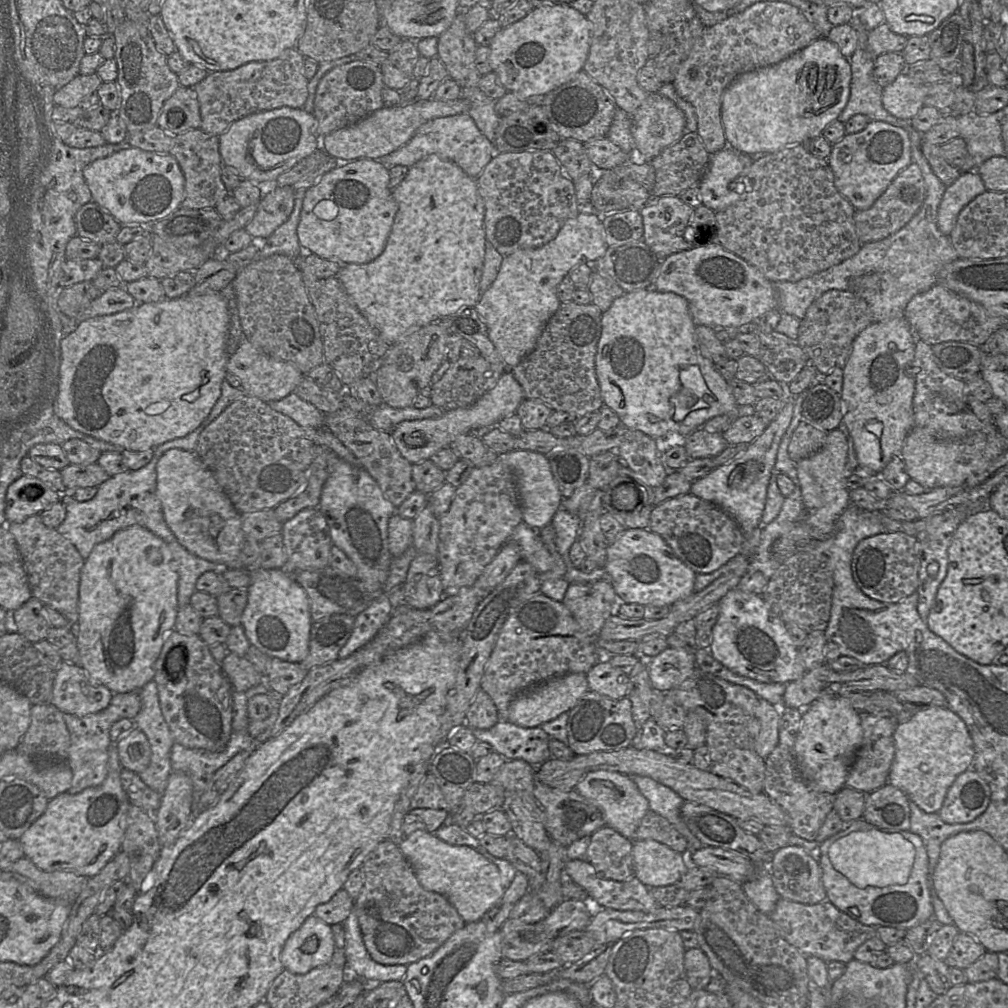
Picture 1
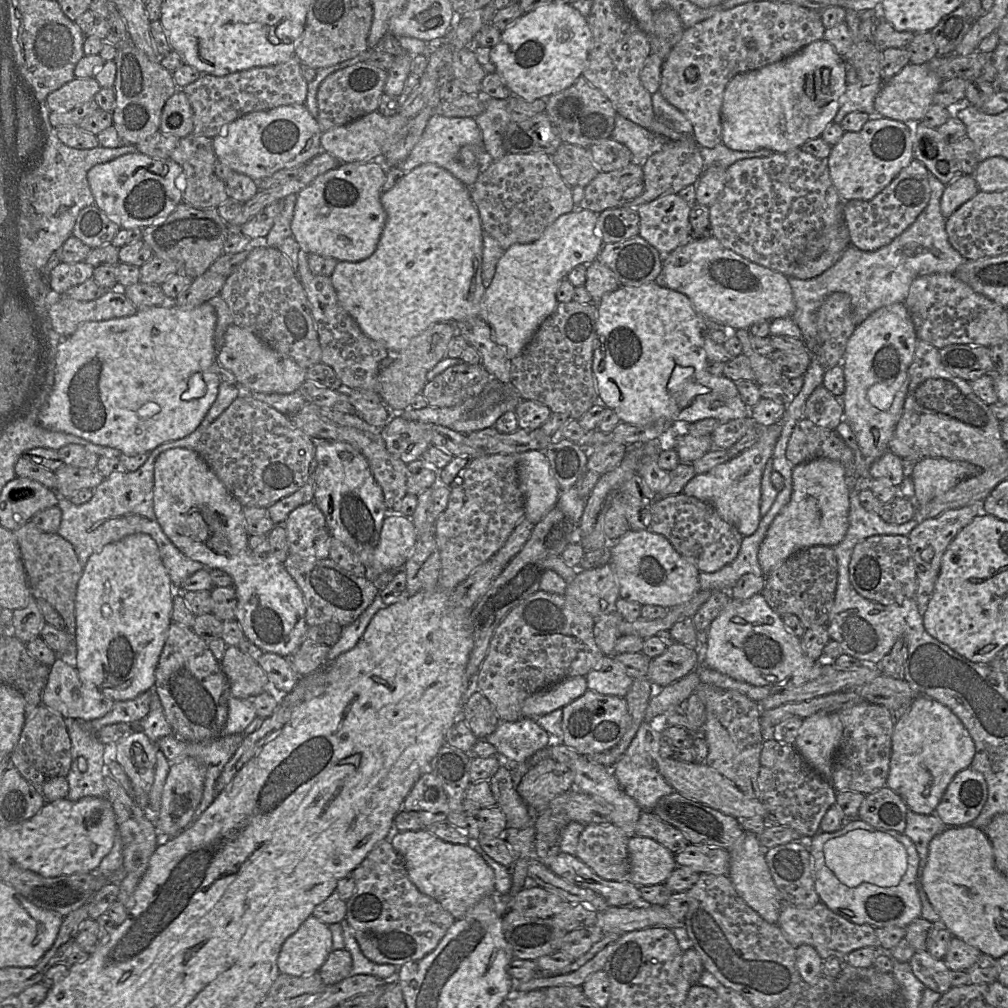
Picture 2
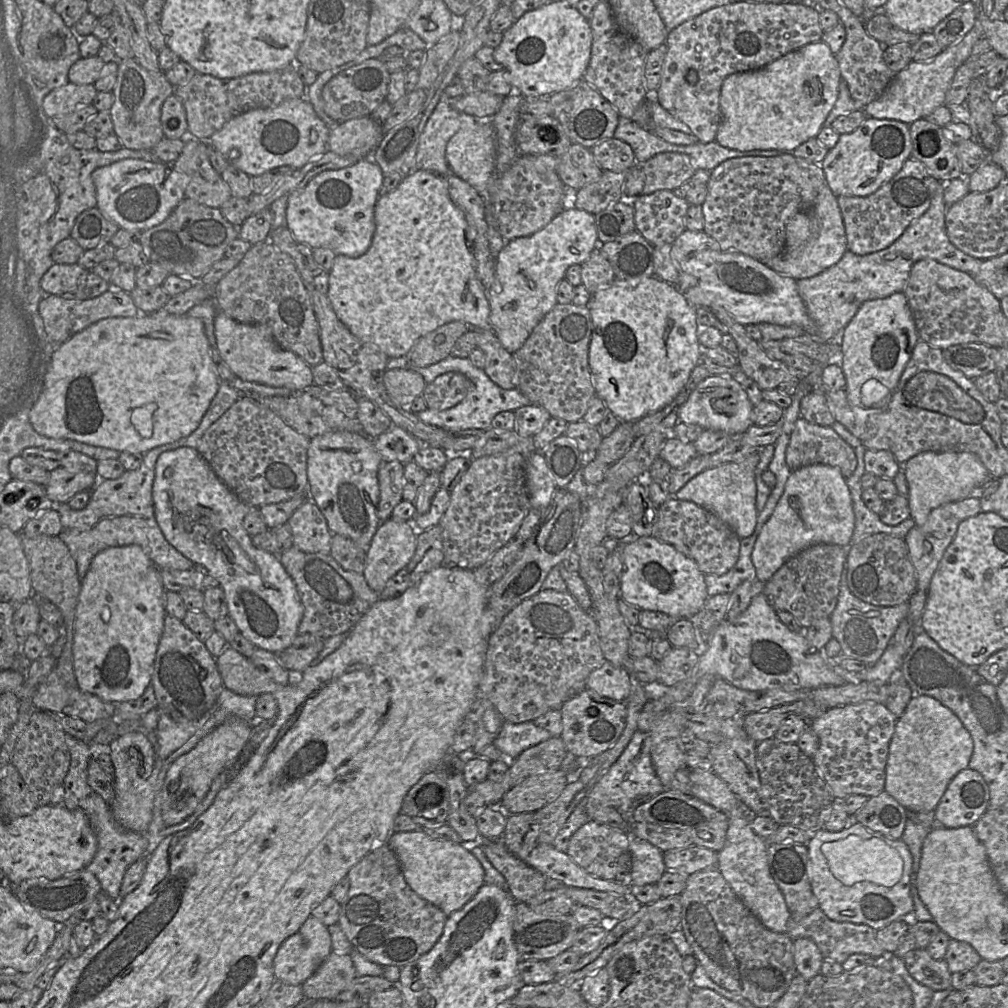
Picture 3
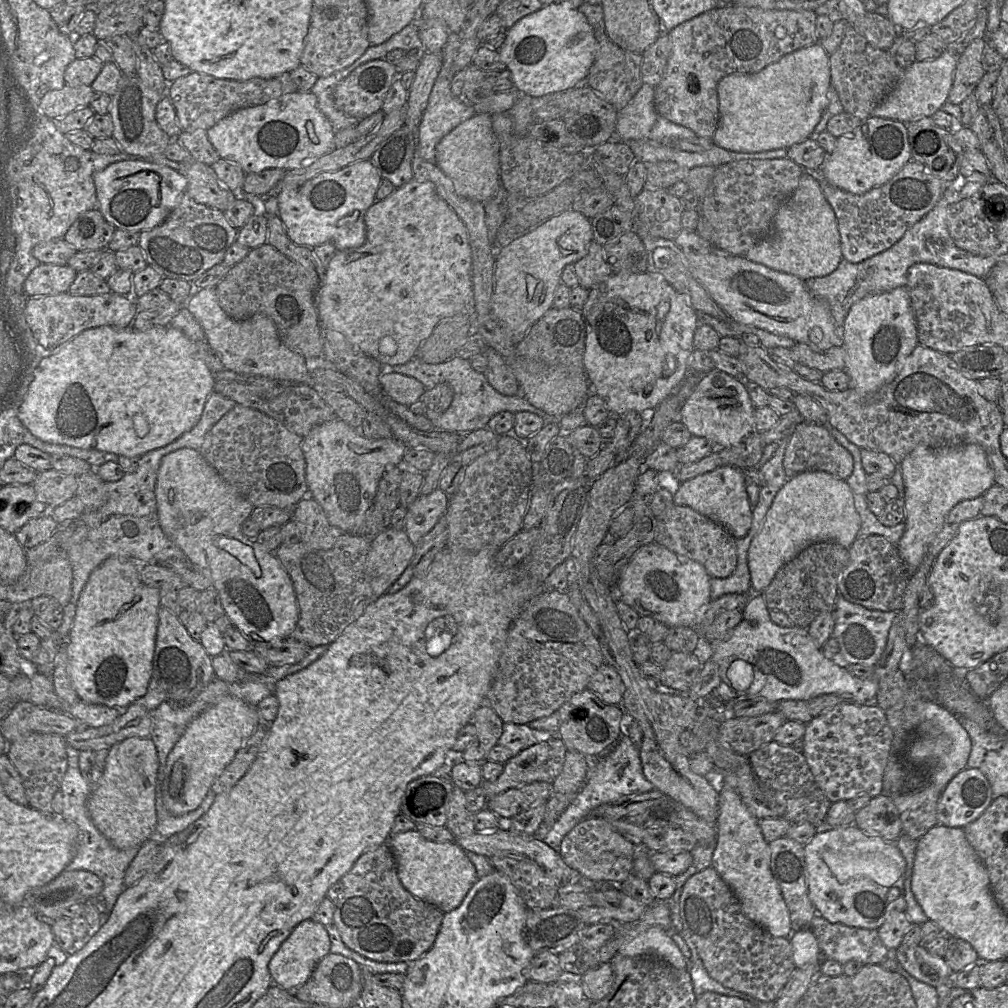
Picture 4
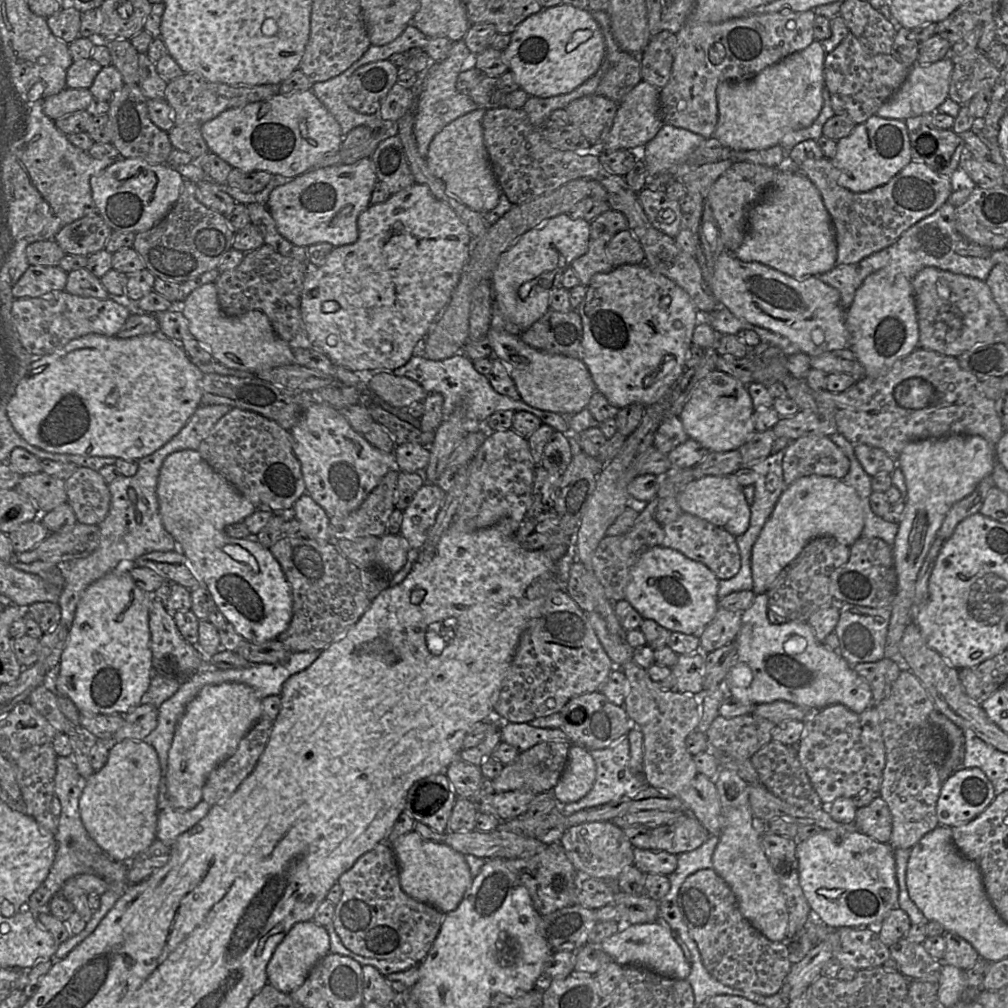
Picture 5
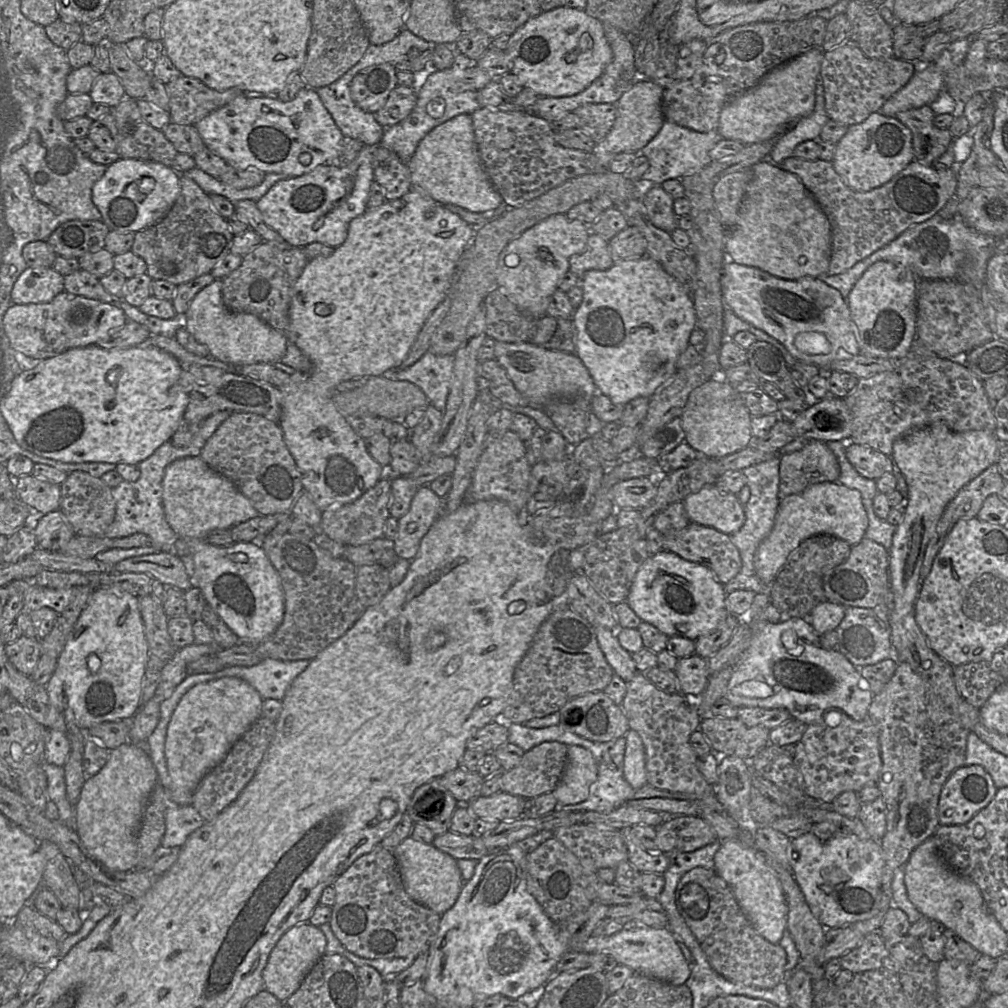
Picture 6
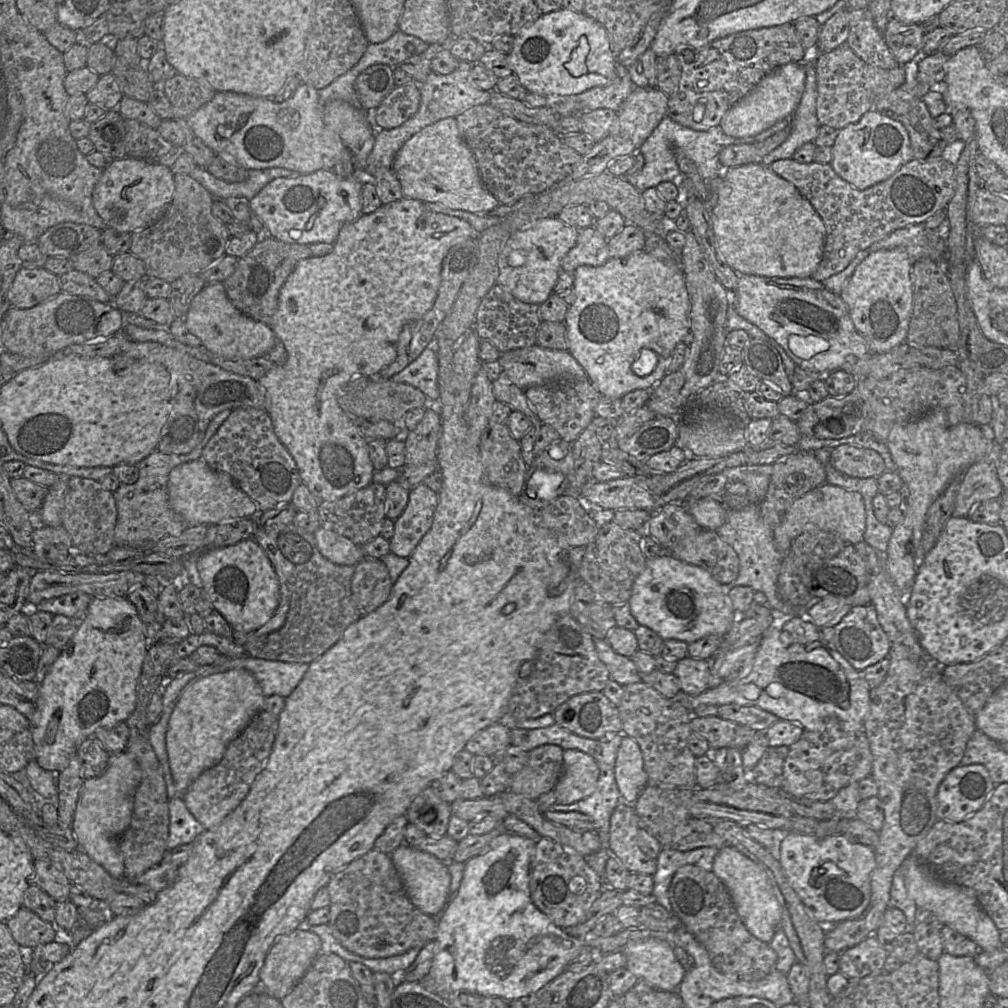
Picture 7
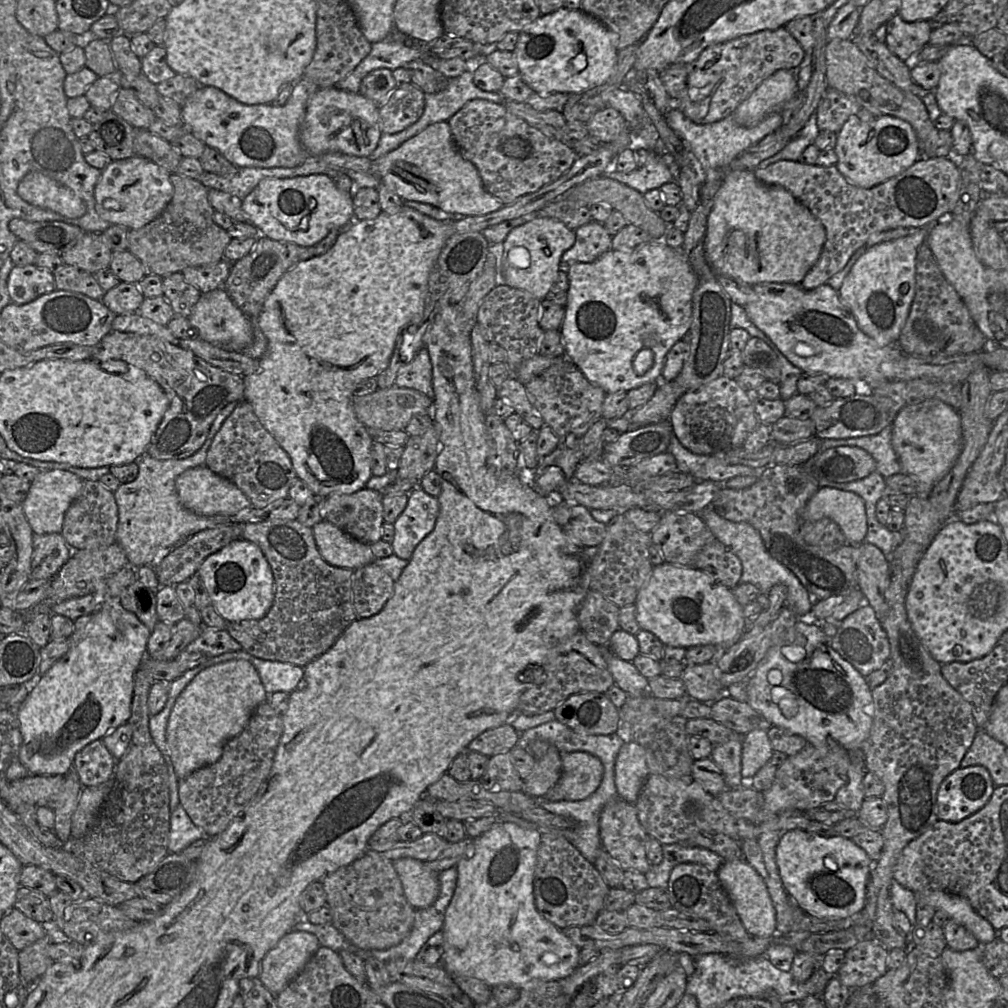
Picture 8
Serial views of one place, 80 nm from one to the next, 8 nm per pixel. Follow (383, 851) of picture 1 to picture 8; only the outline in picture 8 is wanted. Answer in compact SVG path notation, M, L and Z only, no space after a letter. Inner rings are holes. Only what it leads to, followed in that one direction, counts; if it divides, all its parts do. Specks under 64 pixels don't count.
M368 849L362 857L325 876L321 883L331 910L331 923L354 945L368 950L385 950L399 944L409 934L416 909L407 901L392 861L382 853Z

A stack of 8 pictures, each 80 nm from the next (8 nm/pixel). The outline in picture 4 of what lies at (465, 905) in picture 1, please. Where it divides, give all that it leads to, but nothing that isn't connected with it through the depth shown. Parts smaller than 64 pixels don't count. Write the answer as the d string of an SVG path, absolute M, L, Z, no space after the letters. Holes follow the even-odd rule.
M413 829L390 836L388 844L403 887L414 897L435 906L443 913L458 908L478 880L475 866L455 841L434 842Z

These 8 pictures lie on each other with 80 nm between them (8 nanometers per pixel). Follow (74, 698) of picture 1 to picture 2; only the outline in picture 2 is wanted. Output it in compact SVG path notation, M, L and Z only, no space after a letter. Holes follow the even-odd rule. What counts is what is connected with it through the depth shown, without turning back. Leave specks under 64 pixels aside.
M57 658L50 667L47 683L44 687L41 704L57 711L64 718L75 718L77 720L93 720L101 718L109 712L114 700L102 694L95 687L87 687L79 678L75 666Z

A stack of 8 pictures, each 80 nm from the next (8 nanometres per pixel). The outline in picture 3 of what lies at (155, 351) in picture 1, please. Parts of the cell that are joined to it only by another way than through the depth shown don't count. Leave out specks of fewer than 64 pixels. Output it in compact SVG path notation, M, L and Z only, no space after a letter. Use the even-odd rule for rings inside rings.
M163 309L135 317L111 317L91 324L56 348L42 392L29 411L29 420L35 431L45 437L145 454L193 433L220 383L200 318L169 314Z

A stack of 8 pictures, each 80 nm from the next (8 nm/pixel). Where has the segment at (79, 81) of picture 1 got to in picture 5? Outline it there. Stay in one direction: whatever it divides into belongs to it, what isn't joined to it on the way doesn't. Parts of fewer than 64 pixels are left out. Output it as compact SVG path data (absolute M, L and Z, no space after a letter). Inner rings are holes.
M68 88L49 96L44 104L44 113L52 120L58 120L75 112L86 110L93 100L88 88Z

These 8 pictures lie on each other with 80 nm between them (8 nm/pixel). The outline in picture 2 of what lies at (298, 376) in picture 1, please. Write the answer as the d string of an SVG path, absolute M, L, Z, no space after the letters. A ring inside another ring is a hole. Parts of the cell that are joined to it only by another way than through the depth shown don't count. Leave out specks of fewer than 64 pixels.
M234 323L225 331L224 343L218 351L217 361L235 375L237 386L243 391L290 394L298 391L306 380L306 370L294 360L279 354L254 333Z

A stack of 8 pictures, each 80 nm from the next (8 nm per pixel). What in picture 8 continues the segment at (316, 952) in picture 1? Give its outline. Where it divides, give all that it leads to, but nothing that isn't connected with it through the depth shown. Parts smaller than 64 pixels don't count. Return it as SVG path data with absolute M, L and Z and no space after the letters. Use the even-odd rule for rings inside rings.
M296 930L286 933L263 957L258 974L260 981L277 995L300 973L319 947L318 938L312 933Z

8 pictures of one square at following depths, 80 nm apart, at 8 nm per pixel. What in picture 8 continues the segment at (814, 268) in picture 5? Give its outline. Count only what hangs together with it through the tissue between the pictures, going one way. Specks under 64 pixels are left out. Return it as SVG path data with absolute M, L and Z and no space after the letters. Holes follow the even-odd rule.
M735 169L726 173L722 184L717 191L713 205L707 219L704 238L704 251L708 264L717 276L725 276L740 280L750 286L760 283L789 283L800 285L801 281L820 257L826 239L825 227L812 212L799 202L787 189L780 185L768 185L759 181L754 170Z

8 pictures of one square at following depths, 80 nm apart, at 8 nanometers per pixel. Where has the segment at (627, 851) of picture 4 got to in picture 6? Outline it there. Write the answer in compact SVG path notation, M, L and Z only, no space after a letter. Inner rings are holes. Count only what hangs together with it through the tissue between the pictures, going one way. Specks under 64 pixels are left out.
M574 824L558 827L553 831L553 837L561 842L580 861L586 874L596 874L599 869L615 869L620 862L627 861L627 847L619 830L608 828L598 829L595 824Z

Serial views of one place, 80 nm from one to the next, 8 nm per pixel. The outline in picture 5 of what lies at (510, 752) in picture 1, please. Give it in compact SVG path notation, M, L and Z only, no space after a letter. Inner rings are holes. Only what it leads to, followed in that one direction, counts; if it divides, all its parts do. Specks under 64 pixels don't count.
M501 723L501 741L515 747L520 753L545 741L569 742L560 729L537 728L528 723Z

